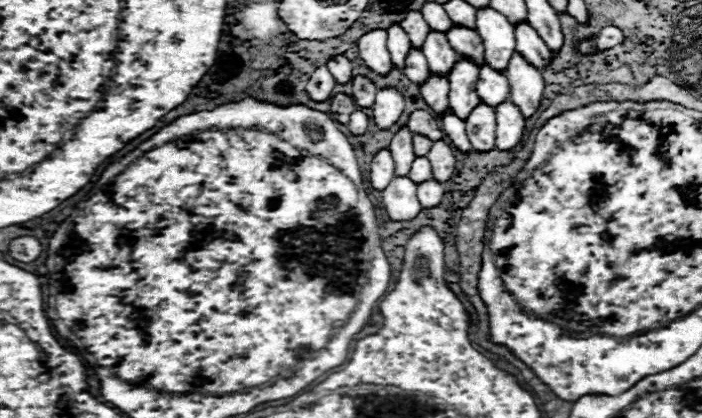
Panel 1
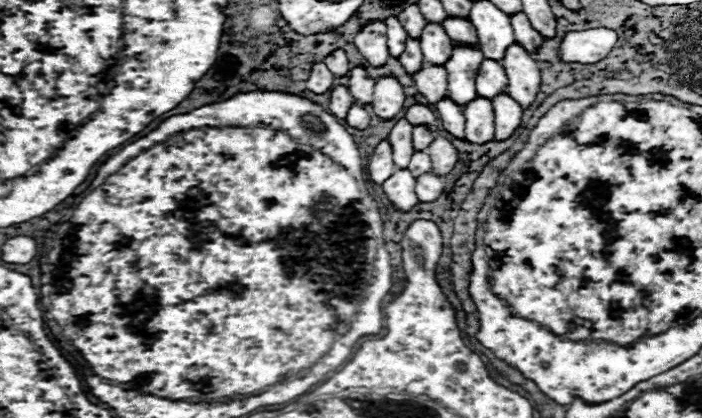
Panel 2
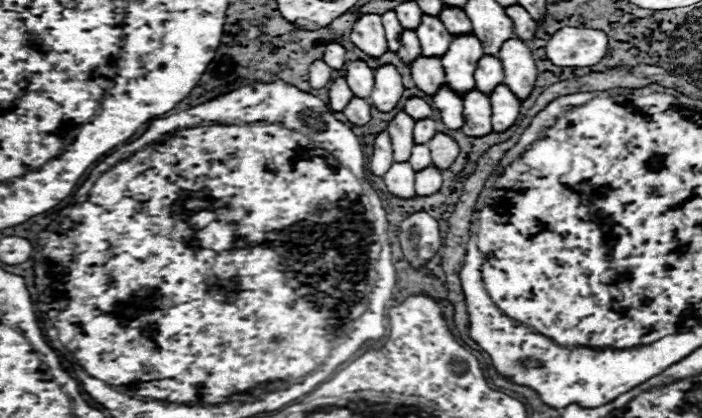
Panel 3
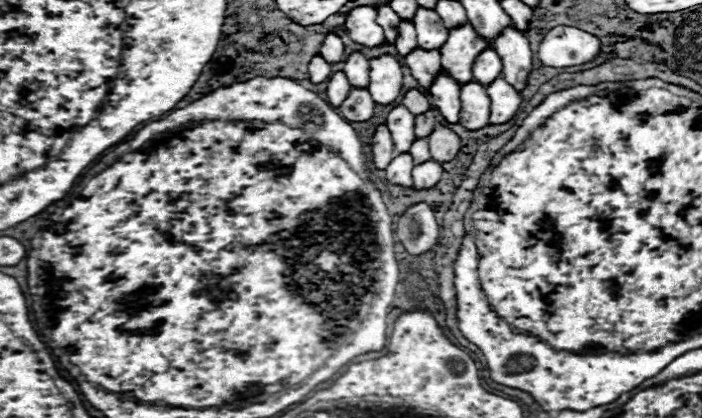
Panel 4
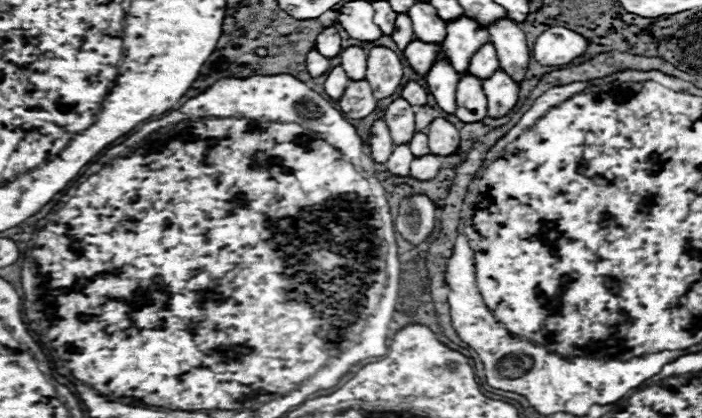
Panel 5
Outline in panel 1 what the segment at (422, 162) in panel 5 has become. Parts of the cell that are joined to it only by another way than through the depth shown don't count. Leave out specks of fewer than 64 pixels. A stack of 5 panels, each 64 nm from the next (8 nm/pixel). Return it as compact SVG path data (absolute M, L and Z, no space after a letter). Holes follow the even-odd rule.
M434 178L418 186L418 200L422 202L422 208L434 208L442 202L442 198L444 198L444 184L436 182Z

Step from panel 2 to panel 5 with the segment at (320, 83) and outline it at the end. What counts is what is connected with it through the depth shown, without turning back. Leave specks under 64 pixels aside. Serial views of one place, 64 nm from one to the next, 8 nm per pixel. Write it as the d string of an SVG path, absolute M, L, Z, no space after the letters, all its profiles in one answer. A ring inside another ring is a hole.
M312 50L306 58L306 70L312 78L318 78L330 70L330 60L326 56L322 56L318 50Z

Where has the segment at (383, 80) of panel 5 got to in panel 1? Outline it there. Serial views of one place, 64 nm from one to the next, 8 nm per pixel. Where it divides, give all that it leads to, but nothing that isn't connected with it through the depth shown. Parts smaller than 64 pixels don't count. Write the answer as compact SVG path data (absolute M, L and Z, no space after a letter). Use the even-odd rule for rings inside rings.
M394 88L378 90L376 102L372 106L372 118L380 130L388 130L392 124L396 124L402 112L404 112L402 94L398 94Z

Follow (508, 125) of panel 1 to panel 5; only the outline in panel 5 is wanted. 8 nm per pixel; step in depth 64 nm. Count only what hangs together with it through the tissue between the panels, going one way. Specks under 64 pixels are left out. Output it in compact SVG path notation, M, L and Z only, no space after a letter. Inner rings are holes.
M496 70L494 76L482 82L482 90L488 98L490 118L506 116L518 102L518 84L514 84L502 70Z

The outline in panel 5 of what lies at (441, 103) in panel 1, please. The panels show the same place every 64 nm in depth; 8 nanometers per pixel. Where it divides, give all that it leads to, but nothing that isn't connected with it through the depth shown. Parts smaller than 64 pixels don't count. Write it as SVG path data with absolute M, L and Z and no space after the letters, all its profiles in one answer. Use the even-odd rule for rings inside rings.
M414 40L406 50L404 50L404 58L408 60L410 68L418 74L418 76L426 76L432 68L432 64L436 62L438 58L438 50L436 46L430 46L430 44L424 44L424 42L418 42Z

